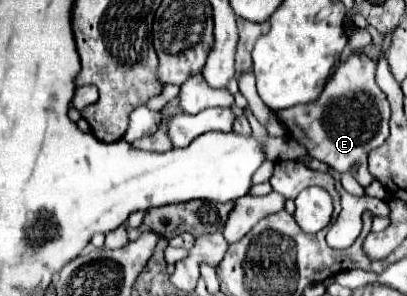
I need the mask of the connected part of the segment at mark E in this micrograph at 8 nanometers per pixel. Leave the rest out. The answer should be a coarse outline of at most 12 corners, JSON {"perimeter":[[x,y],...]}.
{"perimeter":[[350,54],[316,102],[278,112],[290,138],[364,188],[386,124],[376,62]]}

